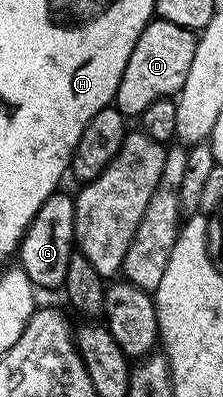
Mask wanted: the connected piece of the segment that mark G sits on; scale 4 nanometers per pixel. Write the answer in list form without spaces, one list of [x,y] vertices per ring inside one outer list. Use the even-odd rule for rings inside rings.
[[[57,193],[50,196],[30,221],[23,241],[20,242],[18,265],[26,273],[33,287],[63,288],[66,281],[66,269],[70,265],[70,257],[74,253],[76,242],[76,201],[71,194]]]

